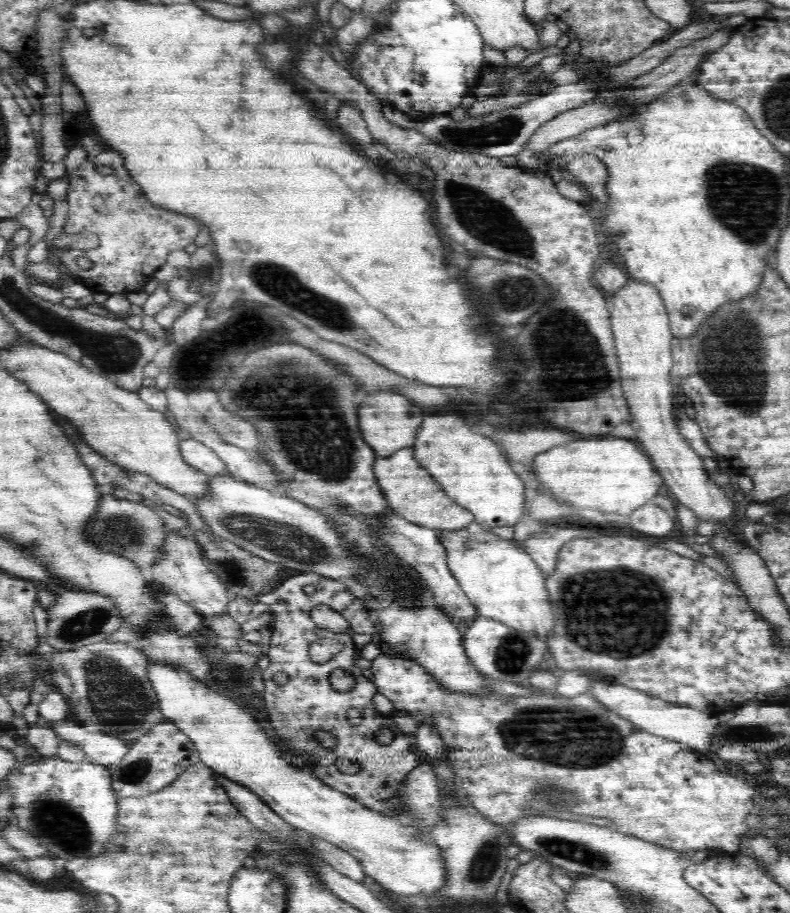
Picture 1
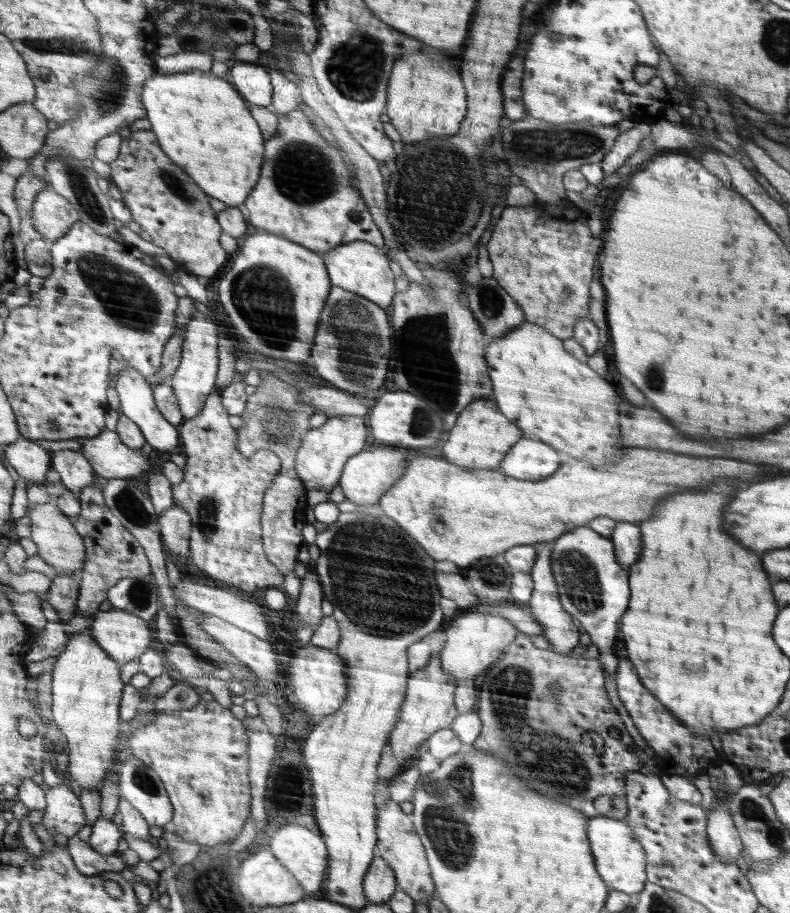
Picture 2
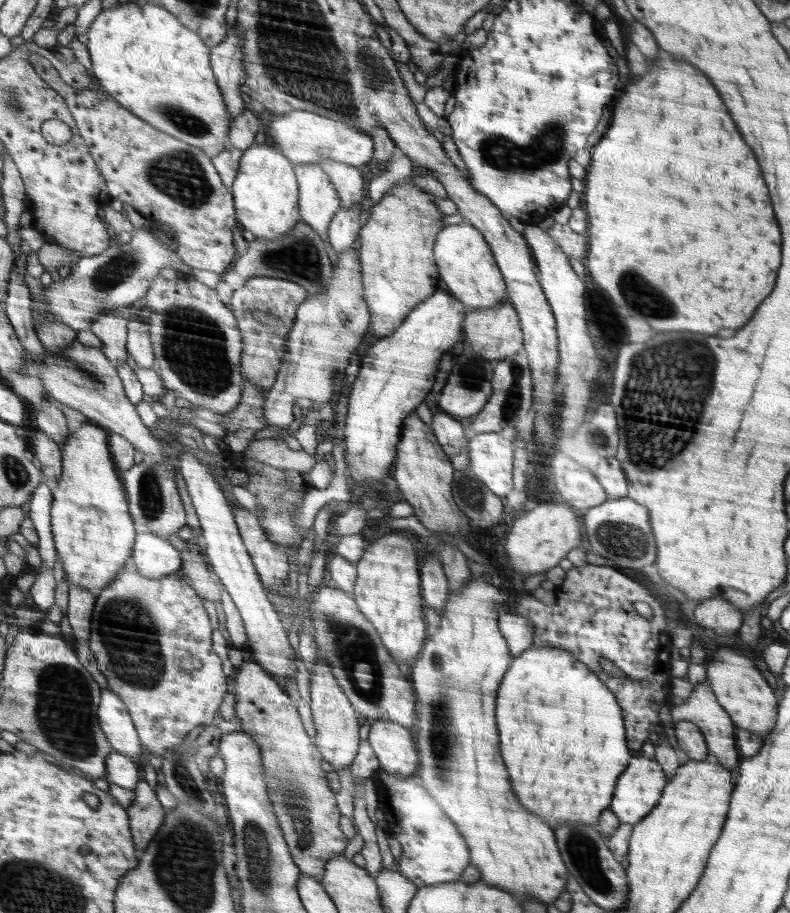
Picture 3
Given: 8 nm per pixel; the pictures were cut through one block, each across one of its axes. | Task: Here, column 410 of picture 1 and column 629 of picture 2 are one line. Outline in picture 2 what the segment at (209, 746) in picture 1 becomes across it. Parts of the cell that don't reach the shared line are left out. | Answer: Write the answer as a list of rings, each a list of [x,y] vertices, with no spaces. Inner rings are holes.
[[[599,815],[588,821],[586,834],[594,855],[596,872],[600,874],[608,889],[628,895],[642,892],[644,884],[647,884],[647,853],[640,841],[635,839],[631,826],[628,826],[625,820]]]

